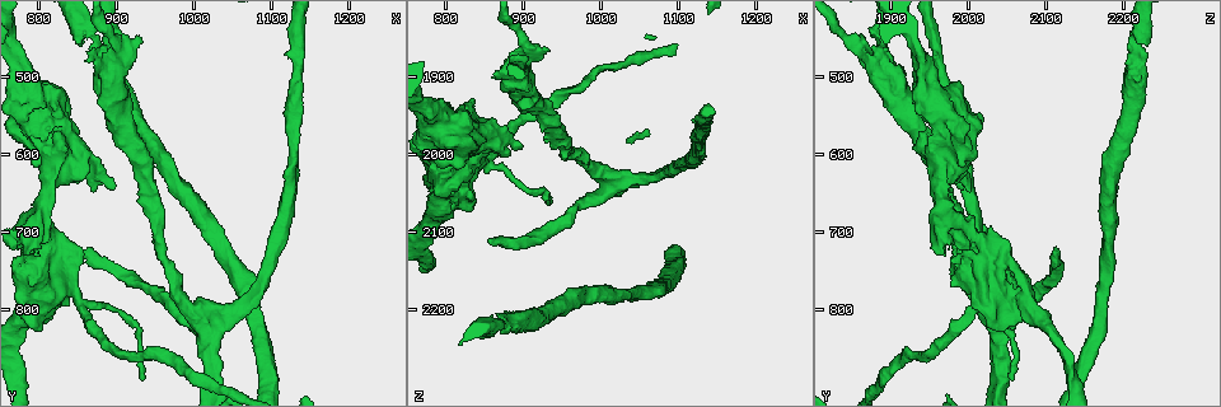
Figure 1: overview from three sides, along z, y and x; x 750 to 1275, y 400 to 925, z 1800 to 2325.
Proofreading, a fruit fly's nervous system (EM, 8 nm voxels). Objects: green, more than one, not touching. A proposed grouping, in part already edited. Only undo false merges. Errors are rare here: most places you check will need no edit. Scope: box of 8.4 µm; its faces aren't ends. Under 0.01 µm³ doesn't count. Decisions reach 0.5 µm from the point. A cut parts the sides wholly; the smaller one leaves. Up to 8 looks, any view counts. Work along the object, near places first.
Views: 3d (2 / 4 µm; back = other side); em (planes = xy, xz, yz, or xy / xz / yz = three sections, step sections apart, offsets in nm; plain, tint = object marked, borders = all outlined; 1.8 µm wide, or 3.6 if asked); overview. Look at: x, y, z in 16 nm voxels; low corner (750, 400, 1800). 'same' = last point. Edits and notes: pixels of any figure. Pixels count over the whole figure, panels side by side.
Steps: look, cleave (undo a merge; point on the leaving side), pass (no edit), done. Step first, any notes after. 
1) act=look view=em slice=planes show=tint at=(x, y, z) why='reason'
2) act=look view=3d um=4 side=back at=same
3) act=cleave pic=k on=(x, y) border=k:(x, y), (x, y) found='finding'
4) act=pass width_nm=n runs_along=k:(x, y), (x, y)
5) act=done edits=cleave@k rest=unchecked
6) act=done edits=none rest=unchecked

act=look view=em um=3.6 slice=yz step=16 show=tint at=(820, 620, 1965) why='narrows sharply'

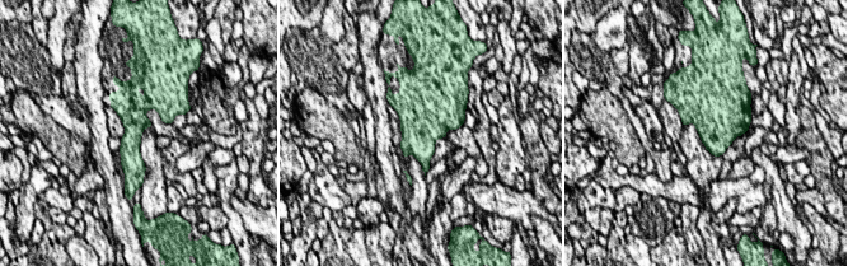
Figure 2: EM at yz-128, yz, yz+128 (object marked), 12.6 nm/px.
act=look view=em um=3.6 slice=planes show=borders at=same

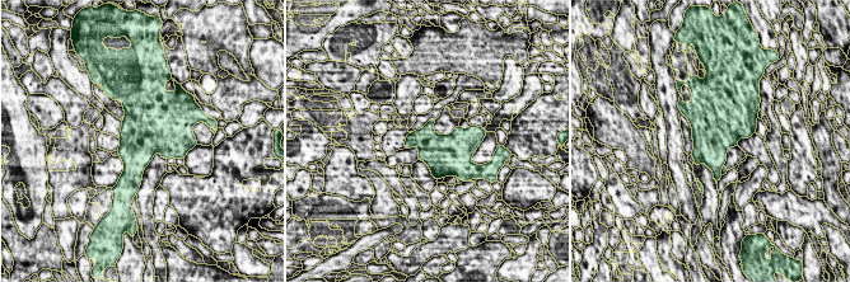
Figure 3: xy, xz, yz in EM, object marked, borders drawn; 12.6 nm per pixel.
act=pass found='continuous, no second cell'

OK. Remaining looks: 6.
act=look view=3d um=4 at=(865, 435, 2215) why='sudden change in width'

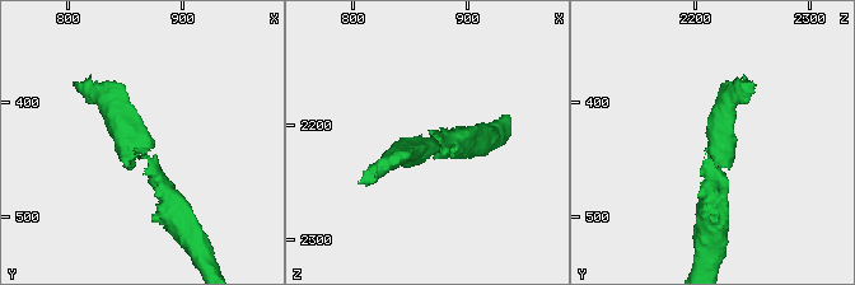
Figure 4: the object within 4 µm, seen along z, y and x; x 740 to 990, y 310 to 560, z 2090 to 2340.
act=look view=em slice=yz step=16 show=tint at=(860, 440, 2218) why='now the EM'

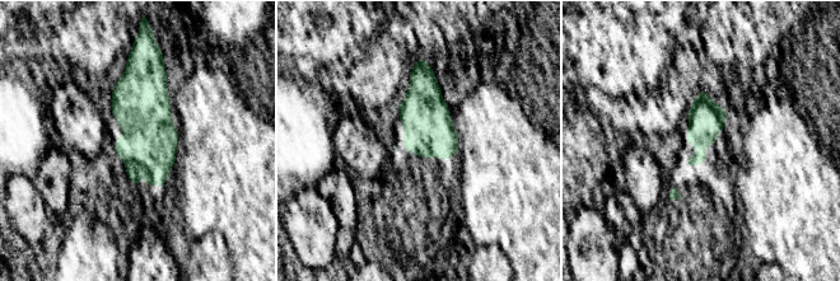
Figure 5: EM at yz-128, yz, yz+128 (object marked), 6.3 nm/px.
act=look view=em slice=planes show=tint at=same

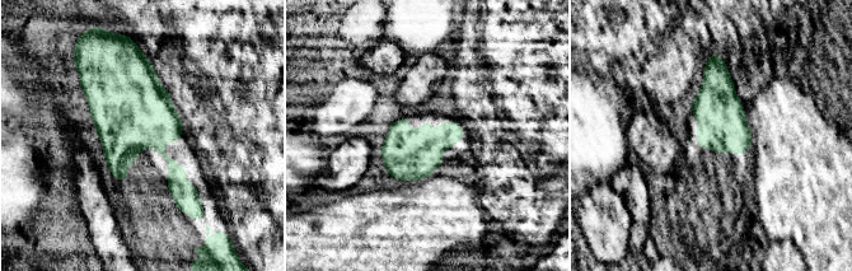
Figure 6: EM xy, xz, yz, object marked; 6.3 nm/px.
act=pass found='all the same cell'

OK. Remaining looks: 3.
act=look view=3d um=4 at=(805, 745, 2010) why='thick turns thin'

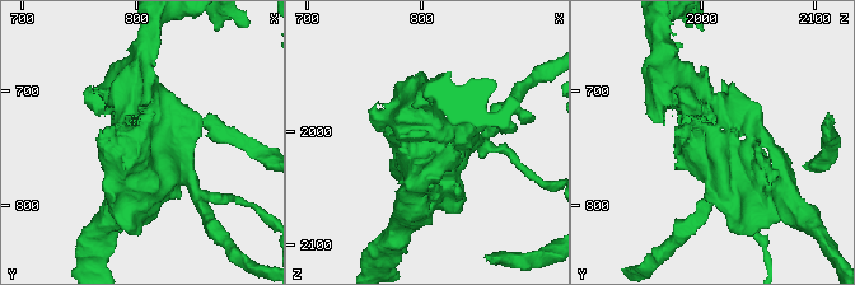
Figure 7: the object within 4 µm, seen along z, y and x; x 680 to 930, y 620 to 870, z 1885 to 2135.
act=look view=em um=3.6 slice=planes show=tint at=(802, 746, 2010)

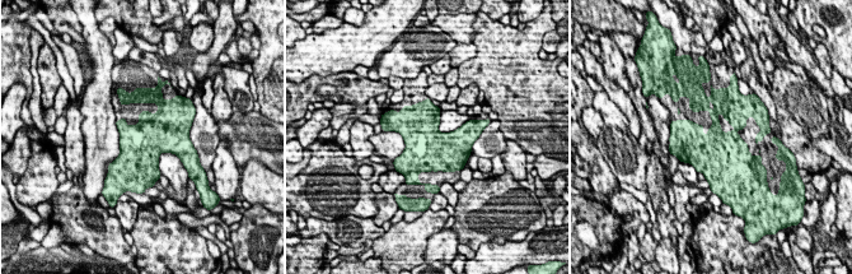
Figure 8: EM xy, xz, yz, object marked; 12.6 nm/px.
act=pass found='all the same cell'

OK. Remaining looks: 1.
act=look view=em slice=yz step=8 show=tint at=(1010, 805, 2025) why='abrupt turn'

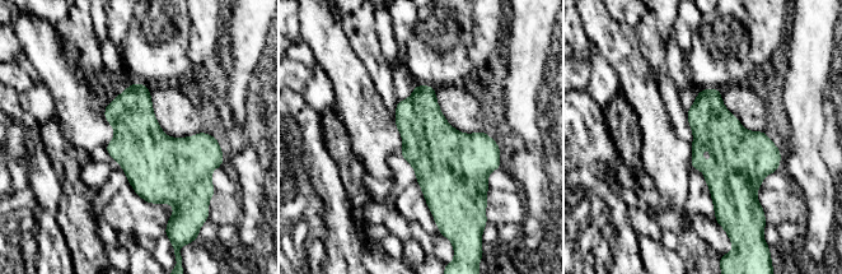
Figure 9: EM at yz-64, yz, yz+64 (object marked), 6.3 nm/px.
act=pass found='all the same cell'

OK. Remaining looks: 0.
act=done edits=none rest=unchecked

